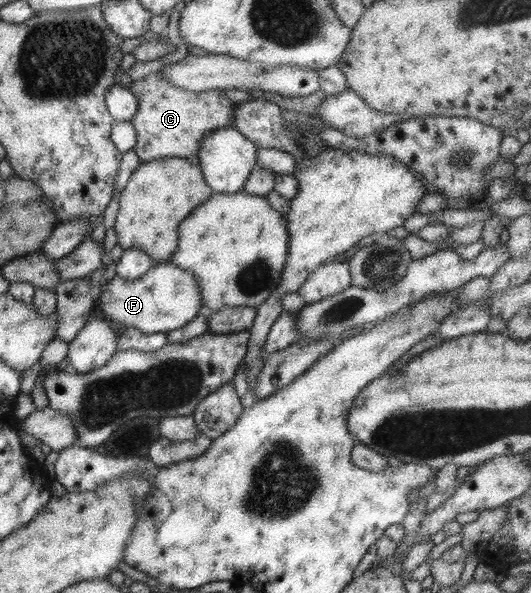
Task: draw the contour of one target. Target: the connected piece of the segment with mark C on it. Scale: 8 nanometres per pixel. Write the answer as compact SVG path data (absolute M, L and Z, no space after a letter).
M161 72L151 73L127 85L138 99L136 114L129 120L137 132L137 143L133 149L139 160L144 162L182 158L197 164L197 152L204 133L230 127L236 103L227 99L220 90L192 92L176 88Z

